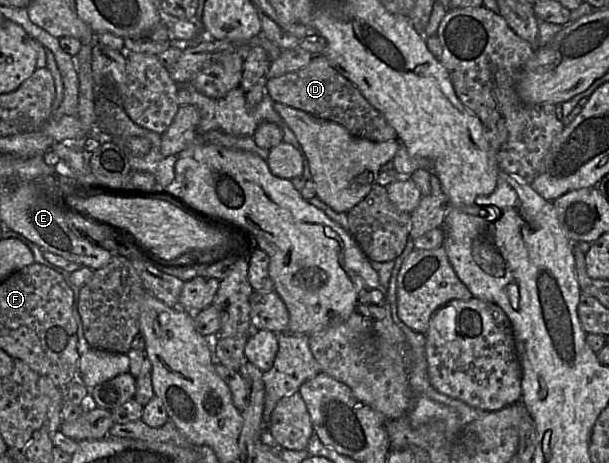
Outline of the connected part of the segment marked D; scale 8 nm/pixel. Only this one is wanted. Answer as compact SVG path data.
M313 55L309 64L300 70L266 79L265 90L274 102L336 122L344 126L354 137L374 142L397 139L396 131L384 116L369 103L350 80L330 64L324 55Z

